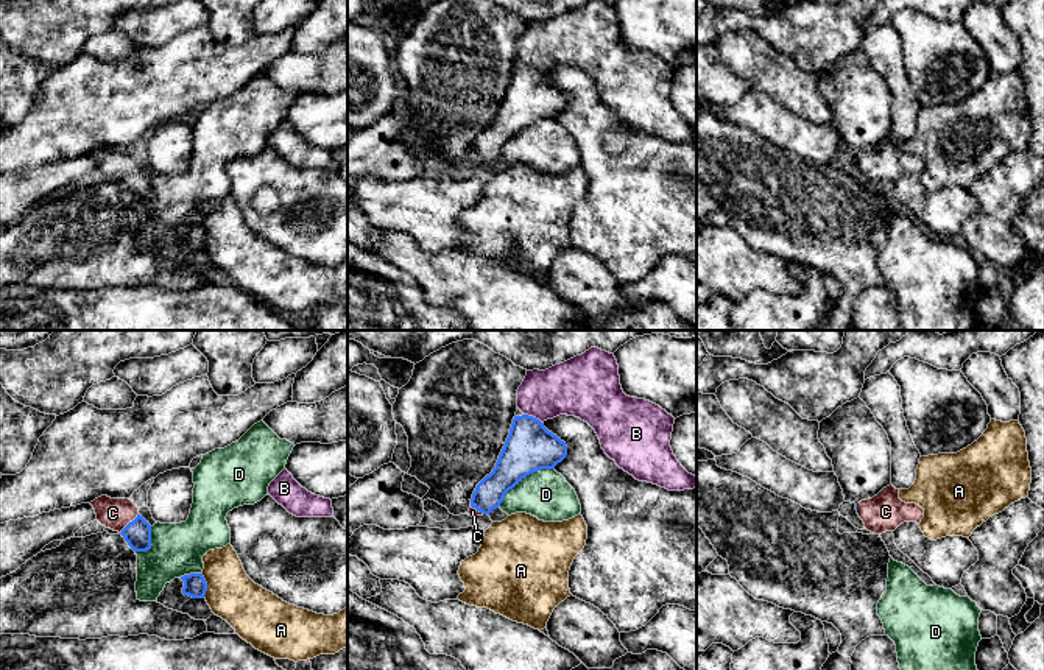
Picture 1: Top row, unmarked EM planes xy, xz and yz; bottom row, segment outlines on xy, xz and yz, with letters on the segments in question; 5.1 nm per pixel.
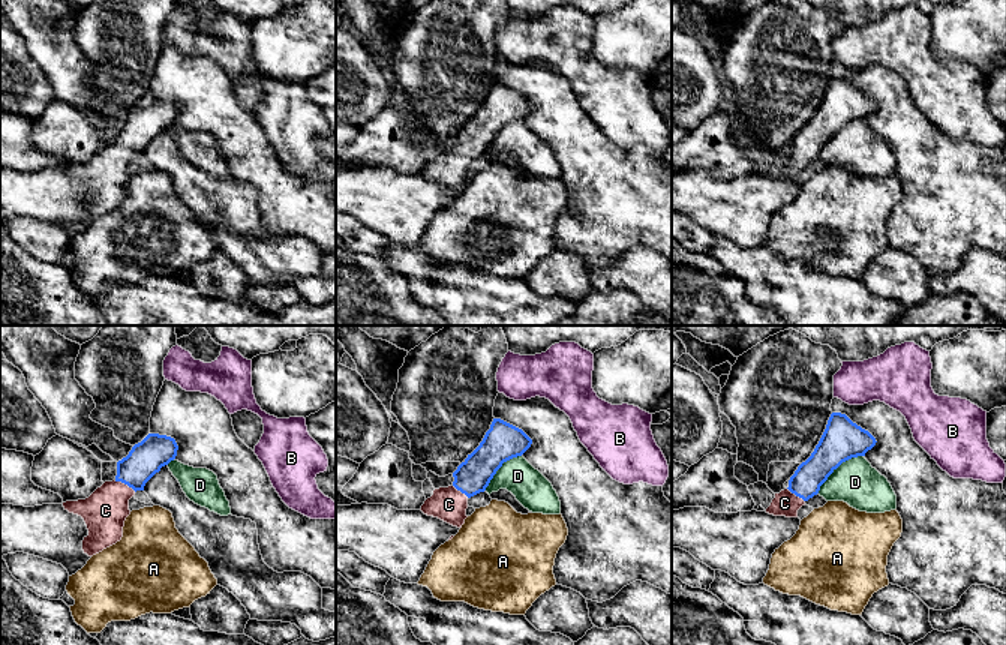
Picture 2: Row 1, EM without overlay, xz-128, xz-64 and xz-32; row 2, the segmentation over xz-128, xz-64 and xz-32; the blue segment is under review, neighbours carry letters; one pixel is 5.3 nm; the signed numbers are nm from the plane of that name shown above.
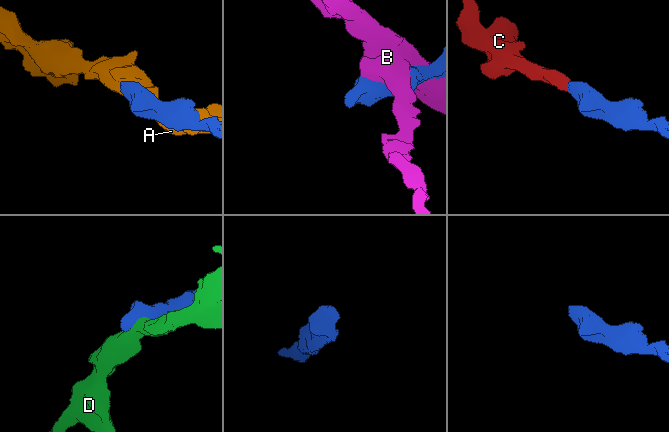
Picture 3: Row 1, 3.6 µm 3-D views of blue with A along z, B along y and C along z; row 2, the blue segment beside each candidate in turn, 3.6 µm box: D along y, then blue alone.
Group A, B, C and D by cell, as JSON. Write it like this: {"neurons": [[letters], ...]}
{"neurons": [["A"], ["B"], ["C"], ["D"]]}

